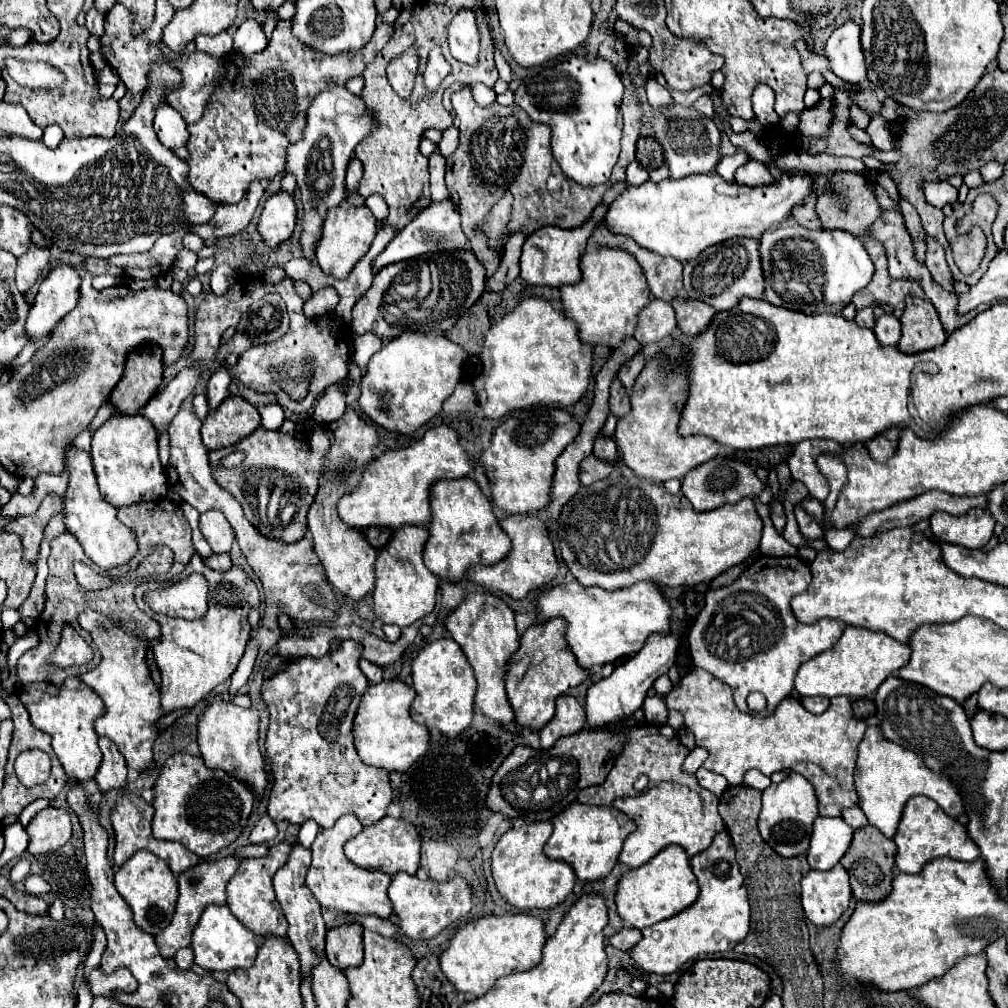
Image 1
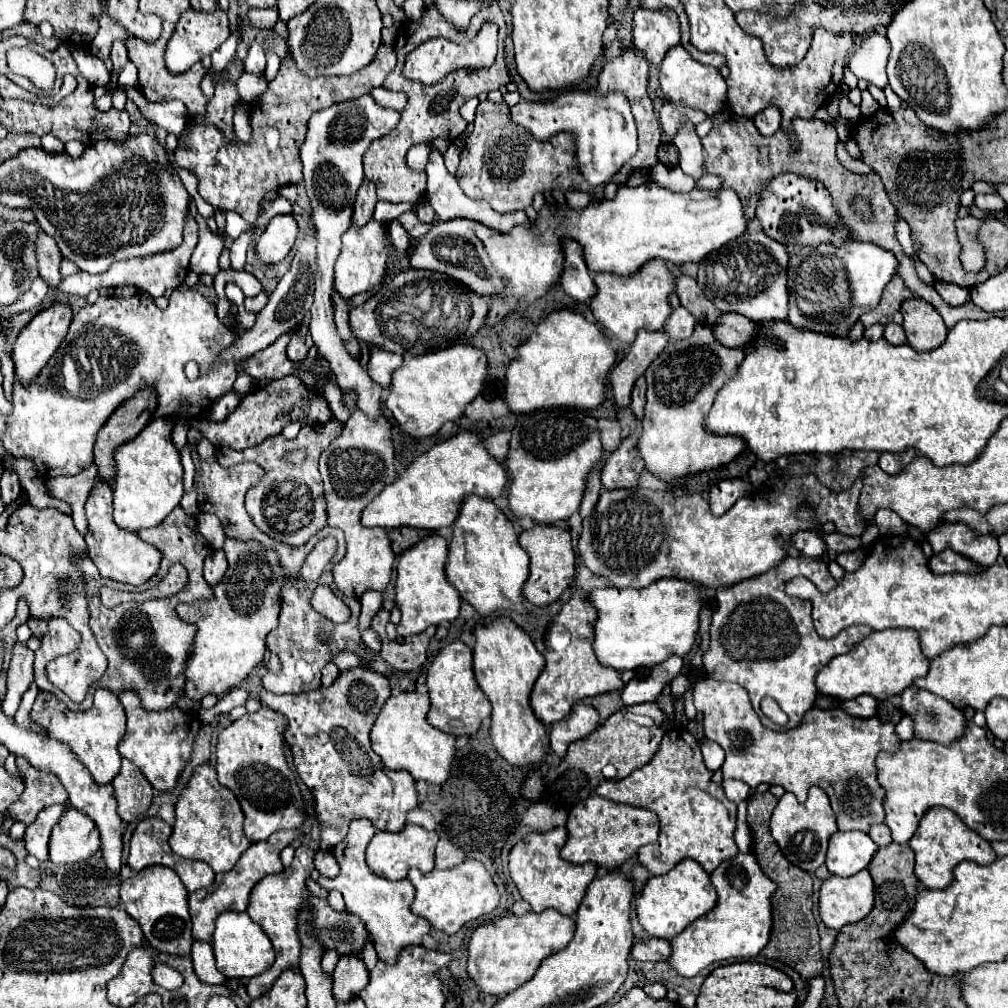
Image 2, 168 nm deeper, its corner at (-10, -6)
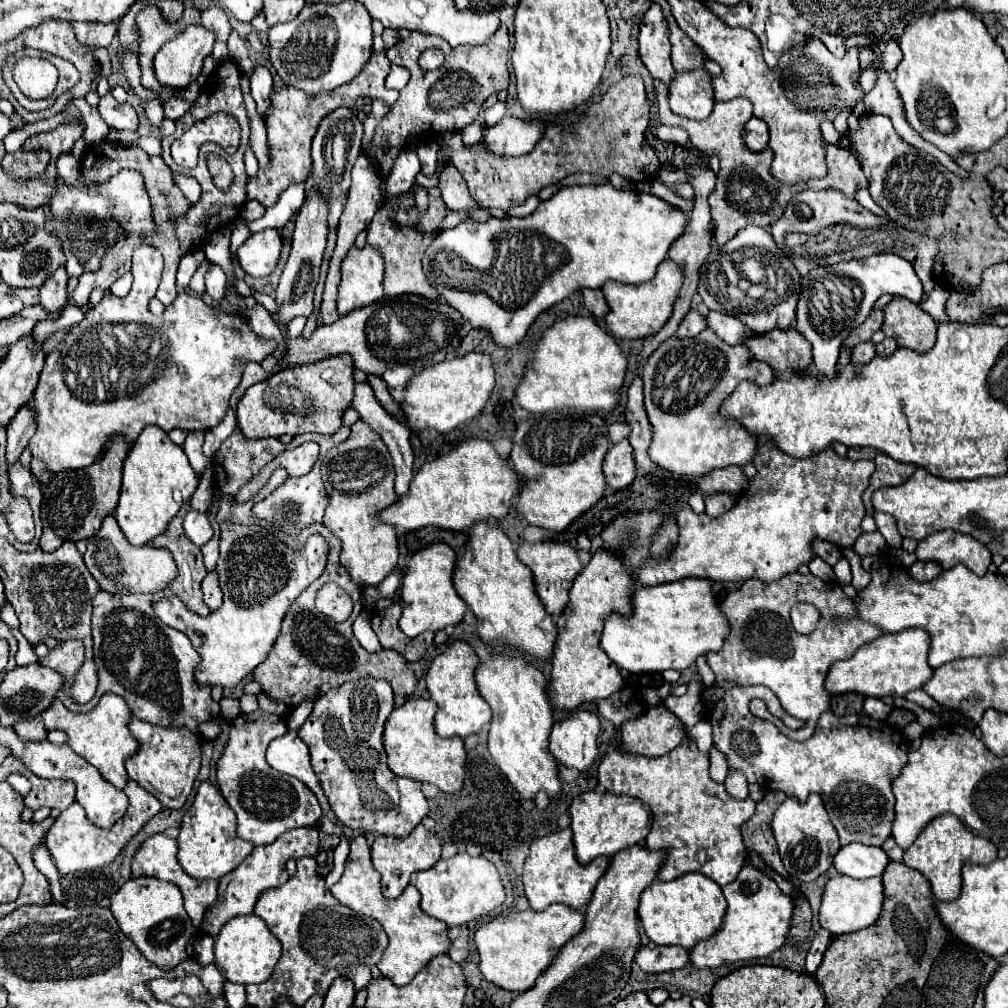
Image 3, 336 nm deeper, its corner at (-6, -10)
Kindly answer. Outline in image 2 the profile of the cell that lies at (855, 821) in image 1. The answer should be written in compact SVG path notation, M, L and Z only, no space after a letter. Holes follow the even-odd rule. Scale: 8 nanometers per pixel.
M879 824L879 826L871 826L871 832L869 836L883 848L883 846L889 846L893 840L891 840L891 832L885 824Z

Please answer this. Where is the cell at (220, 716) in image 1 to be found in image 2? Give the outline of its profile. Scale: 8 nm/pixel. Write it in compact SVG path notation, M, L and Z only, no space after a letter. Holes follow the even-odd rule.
M261 706L255 714L231 722L219 734L217 742L217 778L219 784L229 788L241 804L245 814L243 832L251 842L265 840L281 828L299 828L307 820L305 800L283 754L283 732L287 718L271 708ZM247 788L247 790L243 790Z

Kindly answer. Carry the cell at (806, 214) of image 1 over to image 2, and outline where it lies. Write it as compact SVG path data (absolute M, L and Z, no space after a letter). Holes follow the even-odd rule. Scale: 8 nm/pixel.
M719 110L717 114L709 116L713 120L713 128L711 132L701 138L701 144L705 148L705 168L719 176L721 178L721 188L731 188L737 192L739 200L743 202L743 212L745 212L745 218L751 222L755 218L755 208L757 208L757 200L759 200L759 194L763 190L763 186L769 182L769 178L781 174L783 170L787 172L795 172L795 174L801 174L801 176L809 176L809 178L817 178L821 180L829 190L831 190L831 196L835 198L835 206L843 218L843 222L847 224L847 228L851 230L851 236L855 240L869 240L869 242L875 242L879 244L881 248L887 248L891 250L899 260L901 260L901 266L899 266L899 276L903 278L905 286L915 292L919 298L927 300L929 304L933 304L937 308L937 312L941 314L943 322L947 328L953 328L959 320L983 320L983 318L991 318L989 312L981 310L979 306L975 306L973 302L967 302L965 306L949 306L947 302L943 302L943 298L935 292L933 286L925 286L921 284L921 280L917 278L915 274L915 264L913 260L909 260L899 242L897 242L897 236L895 236L895 220L897 220L897 214L895 214L895 206L891 206L889 198L887 198L887 192L883 190L883 182L881 178L871 172L871 174L853 174L849 170L845 170L839 162L837 162L837 156L835 156L835 144L837 144L837 132L835 132L835 126L831 124L825 124L817 118L811 118L811 120L795 120L793 122L793 128L795 128L795 134L799 138L799 150L795 150L795 146L789 142L789 136L779 130L775 136L761 136L759 130L755 128L753 120L749 118L739 118L735 114L729 114L731 110ZM853 198L865 198L871 206L871 212L873 212L873 218L871 220L865 220L865 218L859 218L861 214L859 212L853 212L851 208L851 202Z

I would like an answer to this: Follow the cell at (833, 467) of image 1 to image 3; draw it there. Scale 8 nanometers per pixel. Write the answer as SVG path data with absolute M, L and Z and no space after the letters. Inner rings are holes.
M761 440L757 446L757 454L753 458L757 468L755 478L751 480L747 492L741 494L737 504L727 510L727 514L719 518L711 518L707 512L695 514L691 506L681 500L677 502L671 516L679 526L679 544L669 554L667 560L655 560L651 556L653 536L663 522L663 512L625 512L613 518L601 530L601 546L611 554L619 556L619 560L631 570L631 576L641 586L655 586L665 582L675 582L683 578L707 578L713 582L745 582L745 580L763 580L773 582L789 572L795 572L799 564L809 564L811 560L811 542L815 538L829 540L841 548L851 548L861 530L861 520L865 518L865 508L861 502L861 494L867 490L871 474L875 472L873 460L849 460L841 458L833 448L823 450L811 458L799 460L783 454L771 440Z

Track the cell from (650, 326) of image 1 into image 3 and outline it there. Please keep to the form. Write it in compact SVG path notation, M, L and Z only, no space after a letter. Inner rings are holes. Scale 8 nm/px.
M689 312L683 322L679 324L679 330L677 330L677 338L693 338L697 336L701 330L705 330L707 324L705 324L705 316L697 314L697 312Z

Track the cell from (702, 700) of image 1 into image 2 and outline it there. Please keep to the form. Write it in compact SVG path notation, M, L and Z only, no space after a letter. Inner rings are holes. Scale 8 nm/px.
M713 678L699 680L693 686L693 700L697 712L703 714L705 736L725 750L725 764L721 766L723 778L743 780L751 788L761 782L779 784L787 792L793 792L799 802L807 800L811 786L819 786L831 800L841 832L869 832L873 824L885 822L885 790L877 782L875 758L883 750L895 752L901 746L901 738L895 734L891 722L881 722L877 716L857 718L839 708L811 708L801 726L775 732L761 724L743 686ZM743 732L747 736L741 736Z

